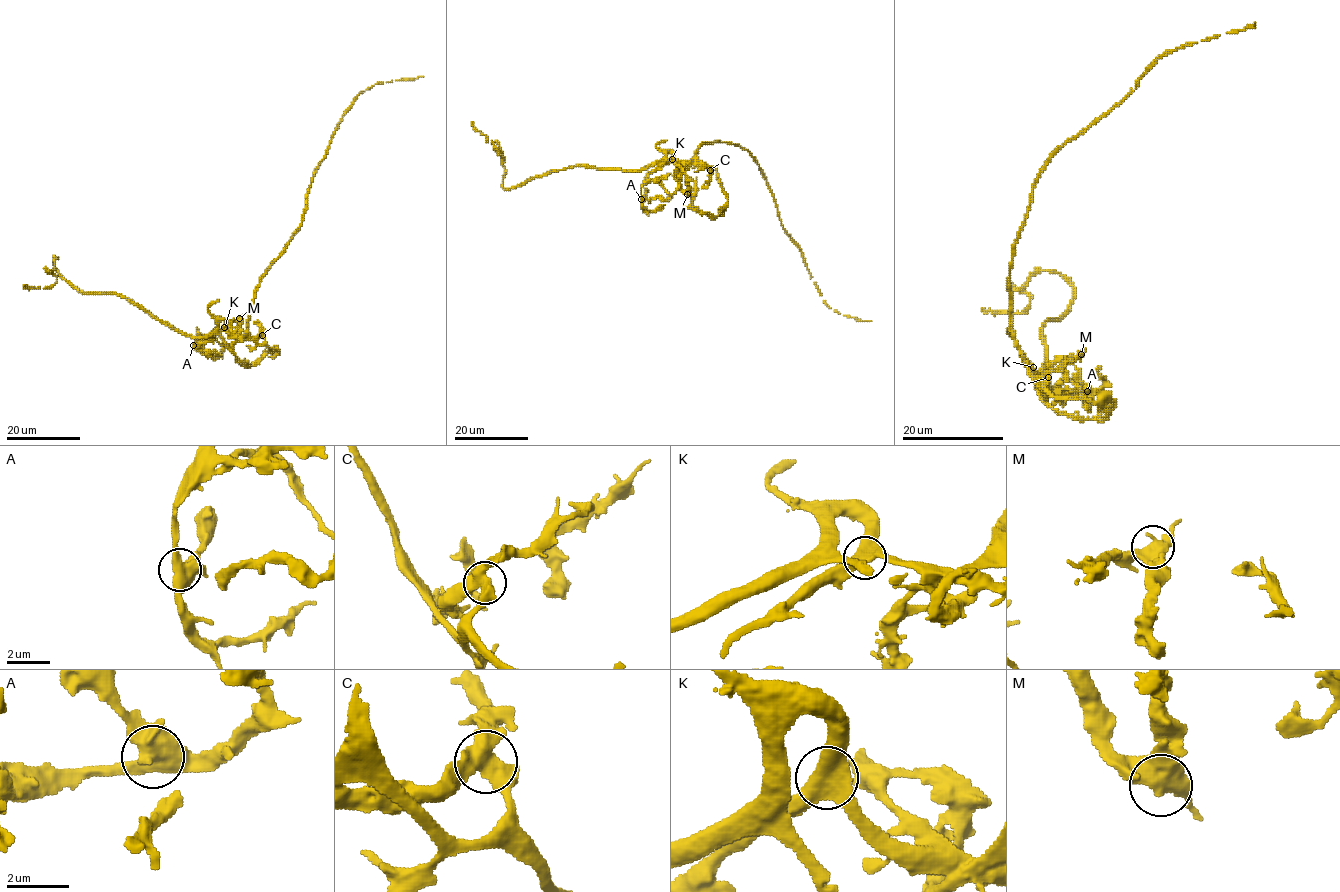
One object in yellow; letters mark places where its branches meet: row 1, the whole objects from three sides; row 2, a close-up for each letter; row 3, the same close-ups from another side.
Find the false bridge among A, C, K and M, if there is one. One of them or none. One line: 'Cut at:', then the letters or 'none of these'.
Cut at: C

